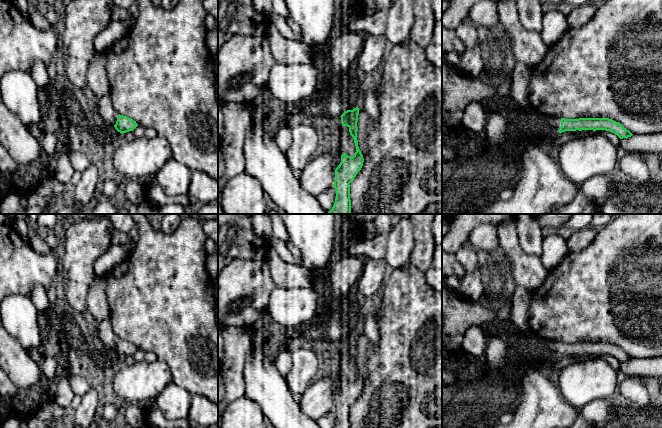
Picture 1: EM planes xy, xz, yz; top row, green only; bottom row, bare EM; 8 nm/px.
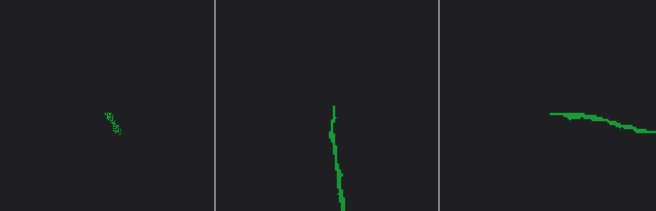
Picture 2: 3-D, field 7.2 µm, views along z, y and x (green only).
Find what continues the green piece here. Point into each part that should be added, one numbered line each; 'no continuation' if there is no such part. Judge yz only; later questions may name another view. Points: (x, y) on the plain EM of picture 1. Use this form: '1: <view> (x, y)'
1: yz (554, 347)

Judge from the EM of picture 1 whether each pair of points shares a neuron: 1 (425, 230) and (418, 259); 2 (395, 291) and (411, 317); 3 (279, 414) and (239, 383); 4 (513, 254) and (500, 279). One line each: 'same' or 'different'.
1: same
2: same
3: different
4: different

